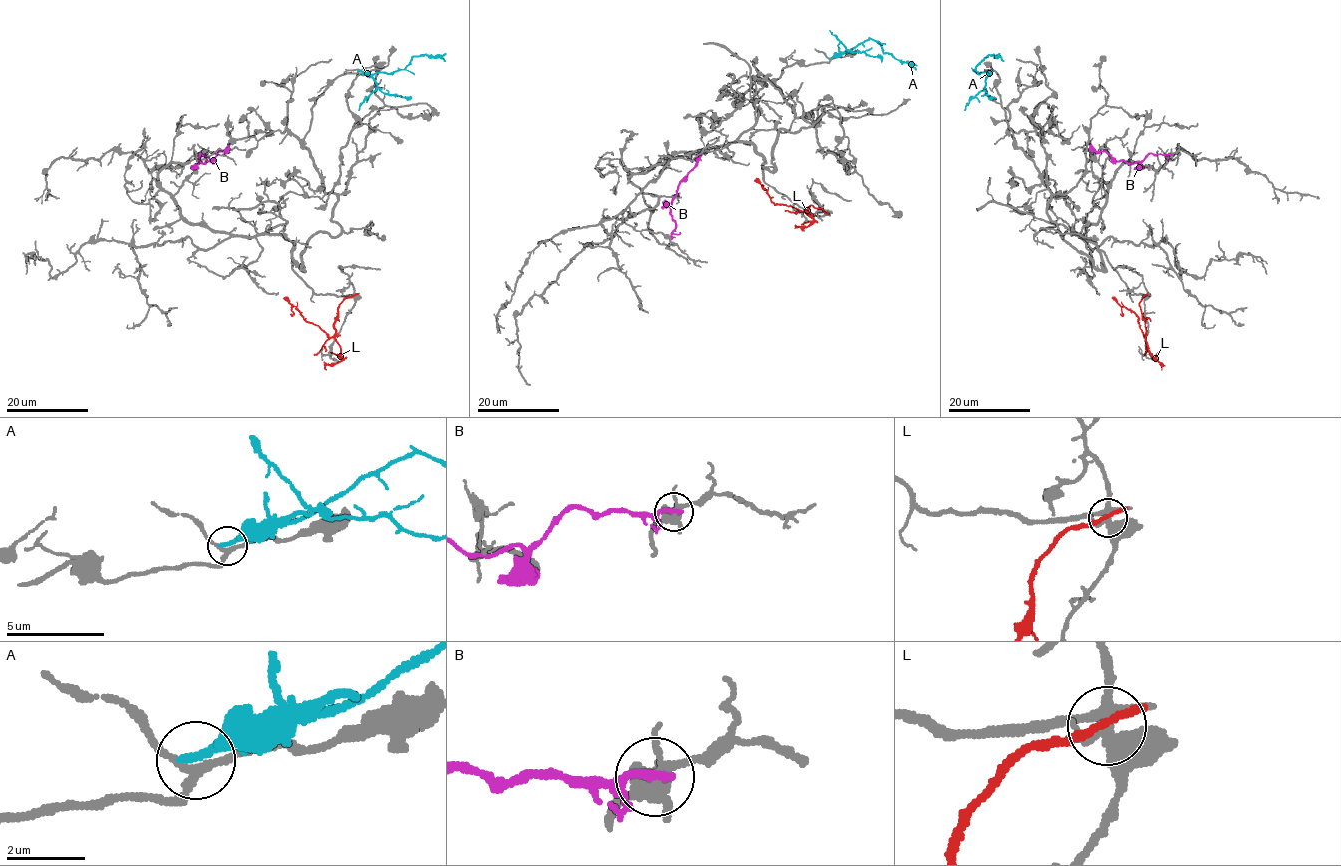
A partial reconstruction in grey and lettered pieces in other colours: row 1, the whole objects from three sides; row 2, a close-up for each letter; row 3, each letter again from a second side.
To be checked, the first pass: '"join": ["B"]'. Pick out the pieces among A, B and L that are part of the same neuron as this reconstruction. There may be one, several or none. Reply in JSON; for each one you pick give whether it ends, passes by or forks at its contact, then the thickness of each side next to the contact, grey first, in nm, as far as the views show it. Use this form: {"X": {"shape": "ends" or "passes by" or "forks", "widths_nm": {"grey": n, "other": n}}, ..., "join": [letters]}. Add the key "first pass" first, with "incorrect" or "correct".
{"first pass": "incorrect", "join": []}

